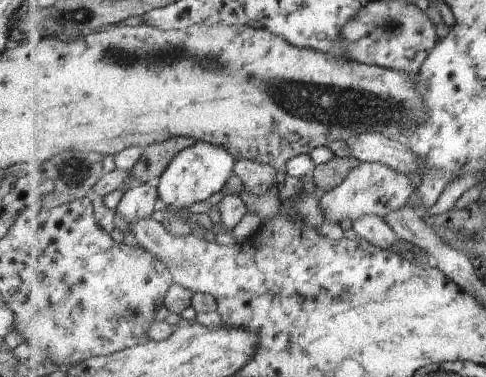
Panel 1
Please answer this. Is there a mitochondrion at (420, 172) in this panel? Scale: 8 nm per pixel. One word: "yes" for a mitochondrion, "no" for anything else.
no

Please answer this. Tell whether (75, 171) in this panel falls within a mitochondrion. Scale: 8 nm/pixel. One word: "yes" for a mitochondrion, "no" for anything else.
yes

